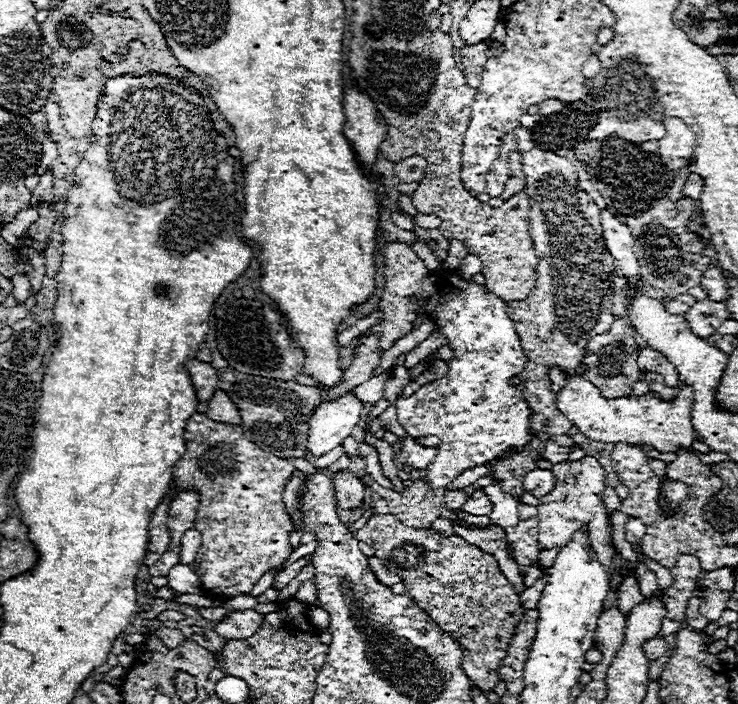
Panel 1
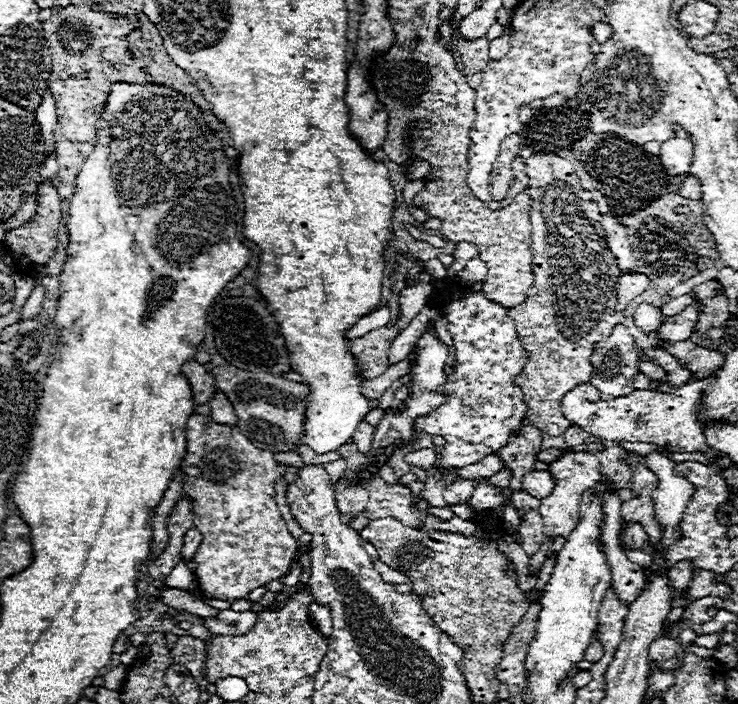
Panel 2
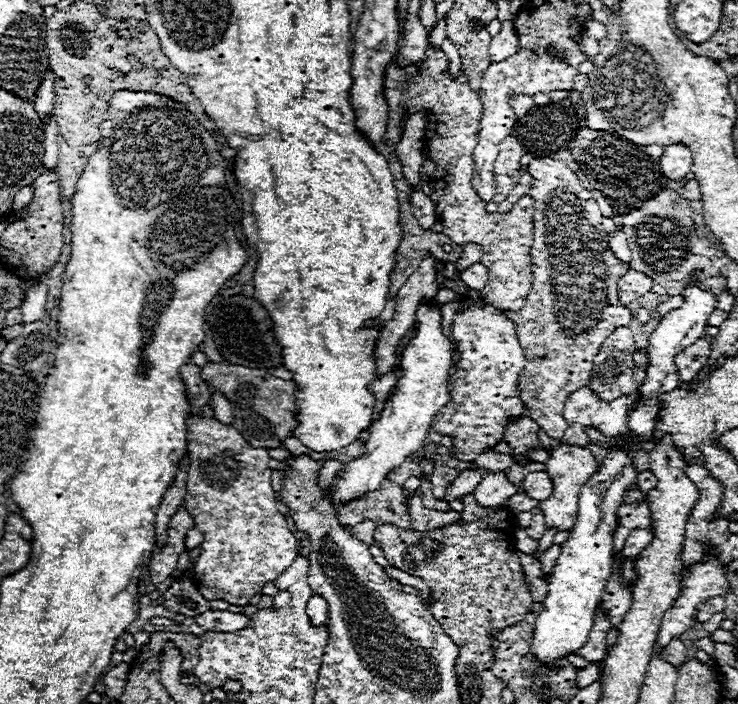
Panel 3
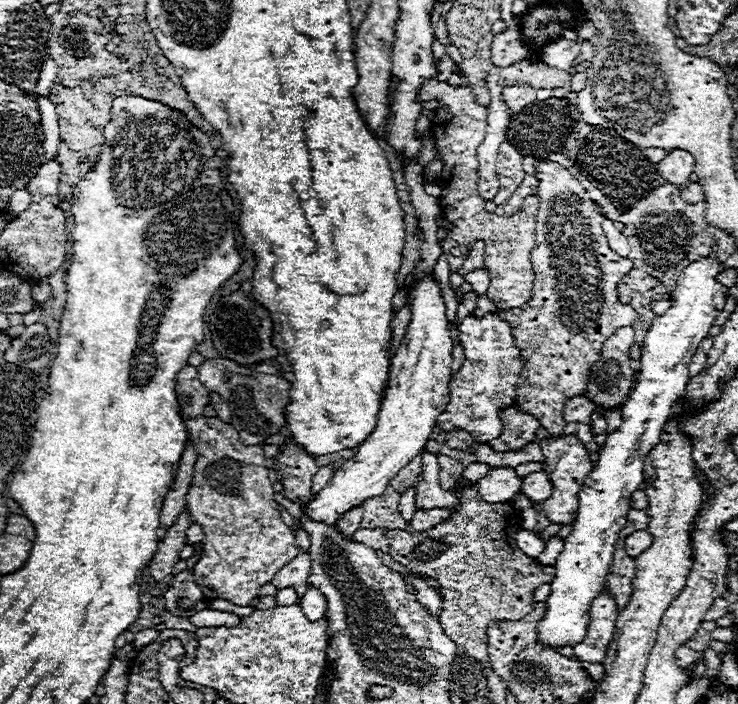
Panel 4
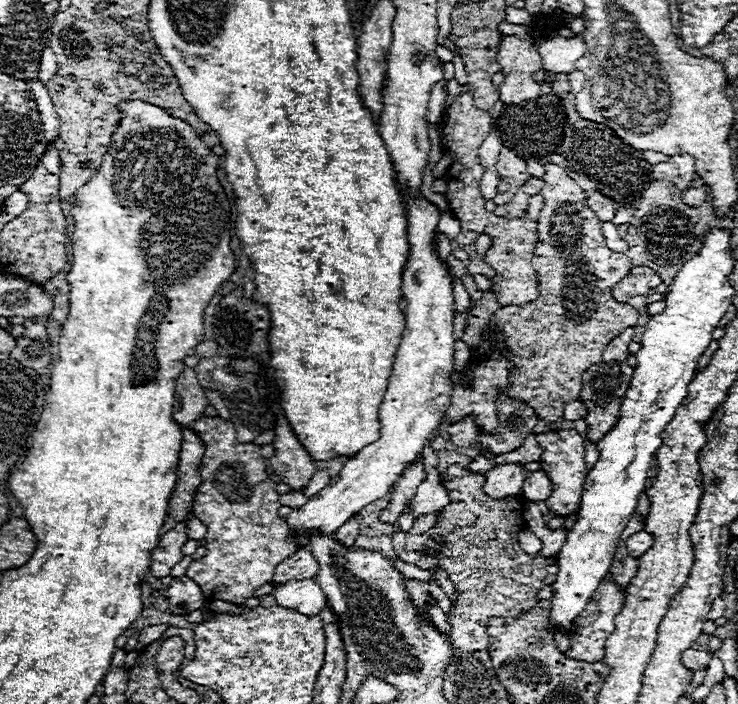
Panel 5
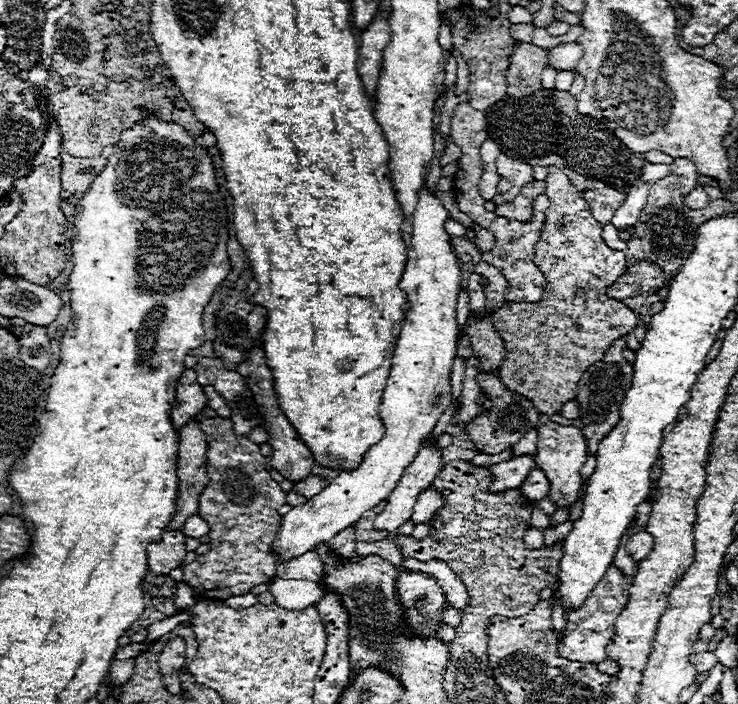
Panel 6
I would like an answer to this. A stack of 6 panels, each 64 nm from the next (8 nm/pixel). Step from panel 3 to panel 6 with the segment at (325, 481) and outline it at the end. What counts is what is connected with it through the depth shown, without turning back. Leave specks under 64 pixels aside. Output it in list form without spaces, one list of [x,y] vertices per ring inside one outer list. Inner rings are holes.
[[[308,476],[306,480],[302,480],[300,484],[294,486],[294,490],[306,498],[312,498],[314,494],[318,494],[324,488],[324,478],[320,476]]]

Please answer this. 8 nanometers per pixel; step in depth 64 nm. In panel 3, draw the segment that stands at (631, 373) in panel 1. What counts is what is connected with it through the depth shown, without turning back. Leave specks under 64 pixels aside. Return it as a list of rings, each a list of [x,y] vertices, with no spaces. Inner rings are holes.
[[[618,326],[614,334],[604,340],[594,358],[594,374],[590,380],[590,388],[600,400],[616,400],[616,396],[626,396],[638,390],[632,378],[634,352],[634,336],[626,326]]]

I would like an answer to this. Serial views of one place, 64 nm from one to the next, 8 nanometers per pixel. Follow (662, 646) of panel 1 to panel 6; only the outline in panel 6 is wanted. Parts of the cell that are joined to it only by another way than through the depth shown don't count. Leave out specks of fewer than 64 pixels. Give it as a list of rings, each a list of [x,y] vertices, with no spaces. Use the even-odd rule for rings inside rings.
[[[714,652],[690,654],[690,664],[696,668],[696,672],[708,672],[716,662],[718,662],[718,658],[714,656]]]

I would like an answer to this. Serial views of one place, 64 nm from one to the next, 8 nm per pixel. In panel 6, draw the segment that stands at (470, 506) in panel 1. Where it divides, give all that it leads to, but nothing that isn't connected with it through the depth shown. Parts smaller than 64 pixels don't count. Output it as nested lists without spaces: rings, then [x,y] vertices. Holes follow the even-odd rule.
[[[520,456],[514,460],[506,460],[500,464],[490,466],[490,472],[494,476],[490,484],[490,492],[506,492],[506,490],[518,490],[520,484],[528,478],[528,472],[532,472],[534,460],[530,456]]]

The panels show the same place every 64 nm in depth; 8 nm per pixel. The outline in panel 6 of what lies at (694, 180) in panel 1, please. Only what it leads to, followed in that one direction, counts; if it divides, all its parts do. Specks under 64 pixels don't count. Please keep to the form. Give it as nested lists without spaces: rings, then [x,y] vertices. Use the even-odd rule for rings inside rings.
[[[694,188],[692,192],[688,192],[688,196],[684,196],[684,204],[688,204],[690,208],[706,208],[708,202],[710,198],[702,188]]]

